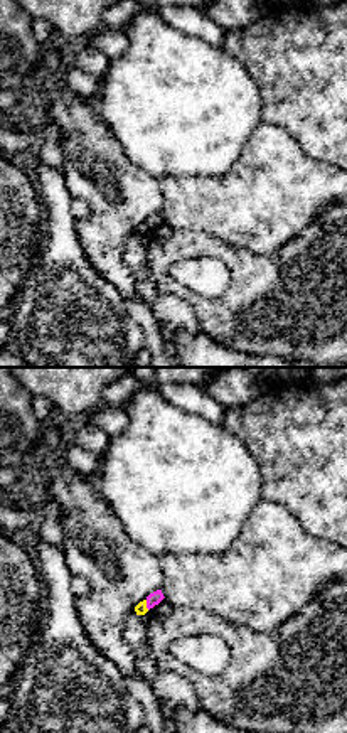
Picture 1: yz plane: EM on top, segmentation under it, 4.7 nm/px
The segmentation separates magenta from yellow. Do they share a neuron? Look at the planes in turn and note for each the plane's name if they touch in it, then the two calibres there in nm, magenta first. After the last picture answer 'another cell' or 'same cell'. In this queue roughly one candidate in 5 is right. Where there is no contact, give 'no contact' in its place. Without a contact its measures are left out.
yz | 70/60 nm

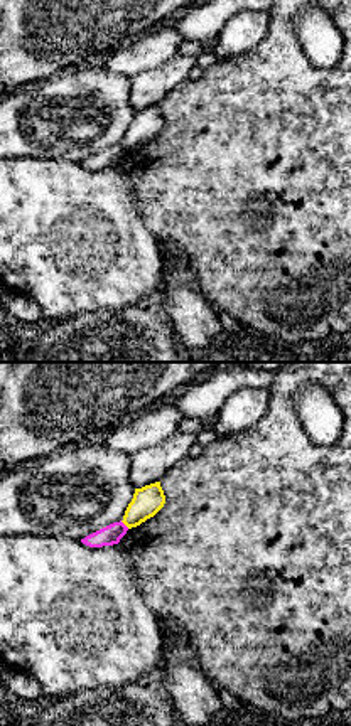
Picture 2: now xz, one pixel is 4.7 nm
xz | 90/140 nm

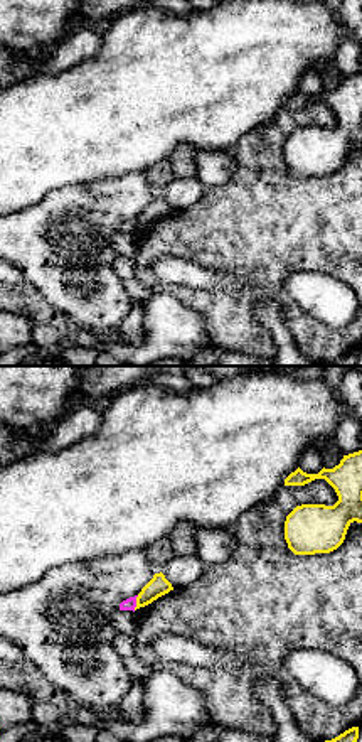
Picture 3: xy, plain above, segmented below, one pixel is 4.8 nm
xy | 60/100 nm

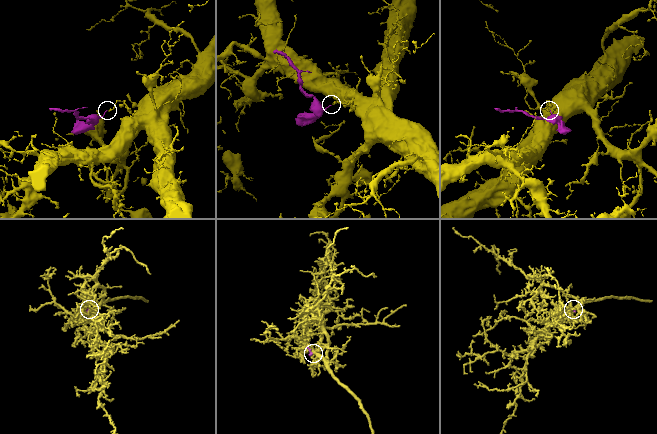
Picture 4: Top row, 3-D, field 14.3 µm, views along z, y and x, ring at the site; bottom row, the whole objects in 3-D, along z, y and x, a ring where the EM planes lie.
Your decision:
another cell

